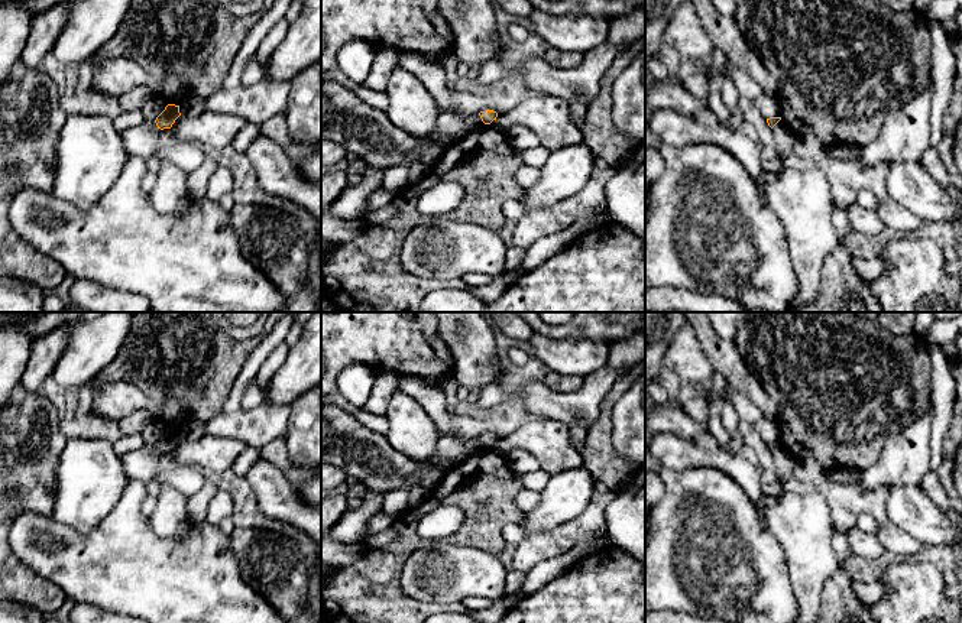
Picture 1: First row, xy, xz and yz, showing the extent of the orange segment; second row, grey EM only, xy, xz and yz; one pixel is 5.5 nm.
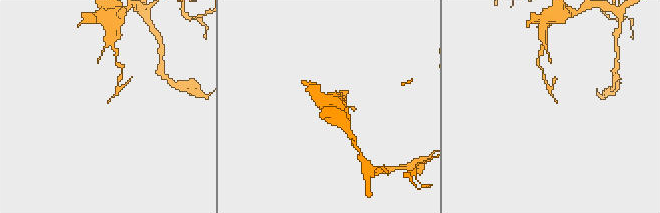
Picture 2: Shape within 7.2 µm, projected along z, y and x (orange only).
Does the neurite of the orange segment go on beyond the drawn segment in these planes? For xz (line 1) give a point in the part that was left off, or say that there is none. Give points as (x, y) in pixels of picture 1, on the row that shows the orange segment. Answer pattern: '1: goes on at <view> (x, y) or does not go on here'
1: does not go on here

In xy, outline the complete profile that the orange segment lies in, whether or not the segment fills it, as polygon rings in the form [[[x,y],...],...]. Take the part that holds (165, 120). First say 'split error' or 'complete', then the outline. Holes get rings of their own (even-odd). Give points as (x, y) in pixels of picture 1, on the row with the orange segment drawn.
complete; [[[168,104],[165,110],[156,117],[155,123],[161,130],[171,129],[179,116],[179,106]]]

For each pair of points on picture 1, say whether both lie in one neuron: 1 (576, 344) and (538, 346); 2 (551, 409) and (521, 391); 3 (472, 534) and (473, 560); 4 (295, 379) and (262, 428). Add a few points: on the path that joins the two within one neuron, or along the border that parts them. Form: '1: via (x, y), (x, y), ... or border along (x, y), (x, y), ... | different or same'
1: via (567, 347), (547, 347) | same
2: via (544, 402), (528, 393) | same
3: border along (457, 544), (483, 548), (496, 557) | different
4: border along (265, 399), (290, 406) | different

